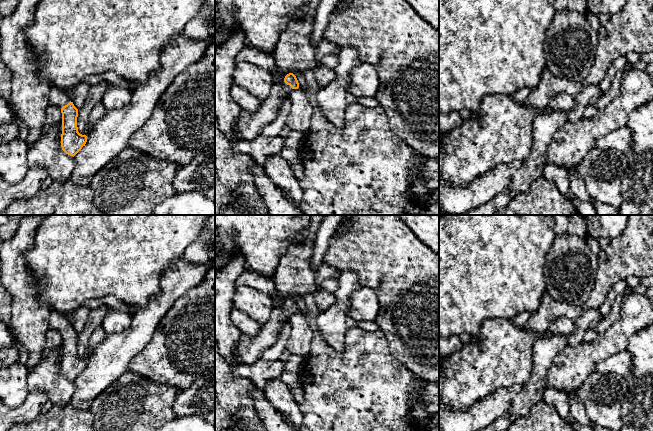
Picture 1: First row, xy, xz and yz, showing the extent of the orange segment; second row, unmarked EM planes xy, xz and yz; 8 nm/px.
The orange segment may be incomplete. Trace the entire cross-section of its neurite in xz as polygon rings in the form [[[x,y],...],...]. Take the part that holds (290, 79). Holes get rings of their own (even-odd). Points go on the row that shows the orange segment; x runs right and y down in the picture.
[[[289,73],[284,78],[284,83],[281,86],[282,98],[286,99],[293,89],[298,89],[299,83],[293,73]]]

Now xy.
[[[51,87],[50,89],[49,104],[61,108],[61,147],[66,154],[74,157],[87,142],[87,136],[78,132],[78,109],[74,106],[73,102],[70,101],[65,91],[57,87]]]

